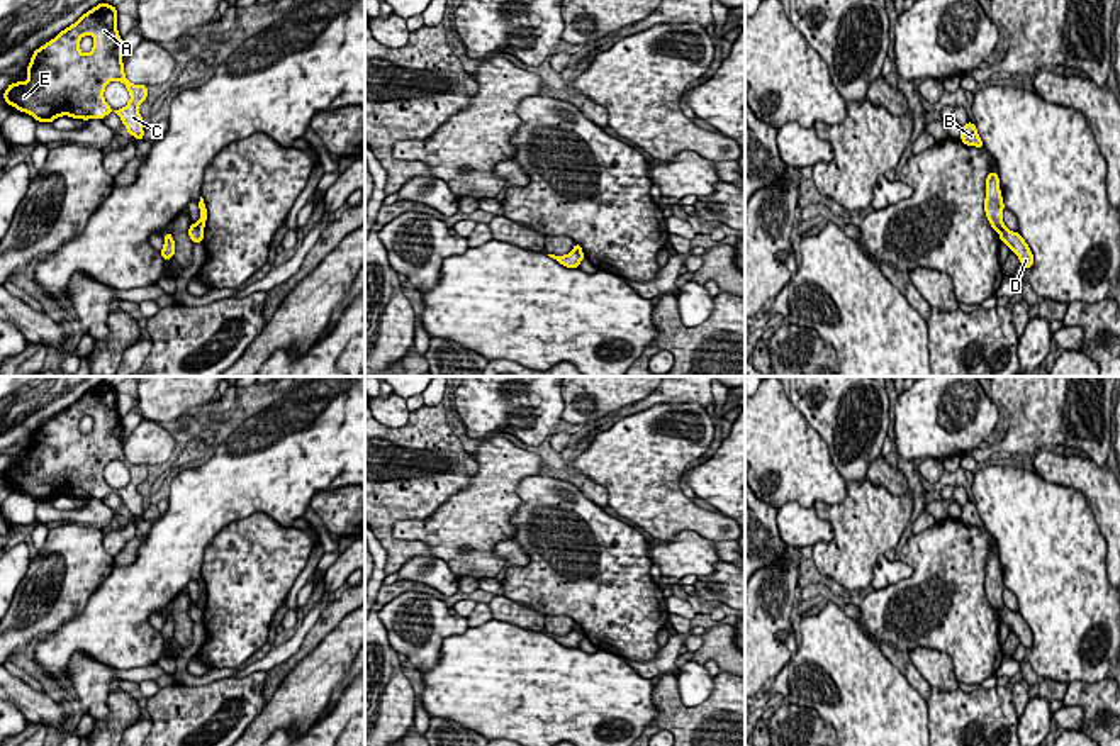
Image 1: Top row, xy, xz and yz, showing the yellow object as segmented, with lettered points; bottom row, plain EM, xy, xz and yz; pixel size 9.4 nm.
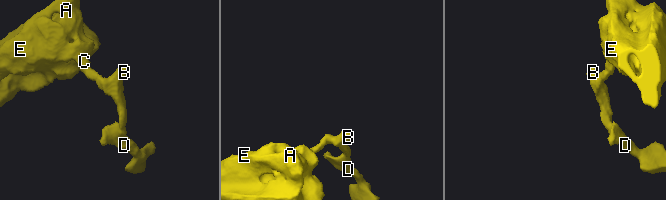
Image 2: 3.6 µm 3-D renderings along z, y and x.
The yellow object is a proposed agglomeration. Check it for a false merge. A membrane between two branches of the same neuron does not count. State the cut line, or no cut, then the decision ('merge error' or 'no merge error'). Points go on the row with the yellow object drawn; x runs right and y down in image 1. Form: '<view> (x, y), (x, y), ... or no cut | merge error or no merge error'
xy (194, 224), (202, 229) | merge error

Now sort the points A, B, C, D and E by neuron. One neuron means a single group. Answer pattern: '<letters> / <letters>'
A B C E / D

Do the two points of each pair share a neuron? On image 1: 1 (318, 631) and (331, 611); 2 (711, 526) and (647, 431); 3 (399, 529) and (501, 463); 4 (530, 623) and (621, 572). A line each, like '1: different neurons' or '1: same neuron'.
1: same neuron
2: same neuron
3: same neuron
4: different neurons

